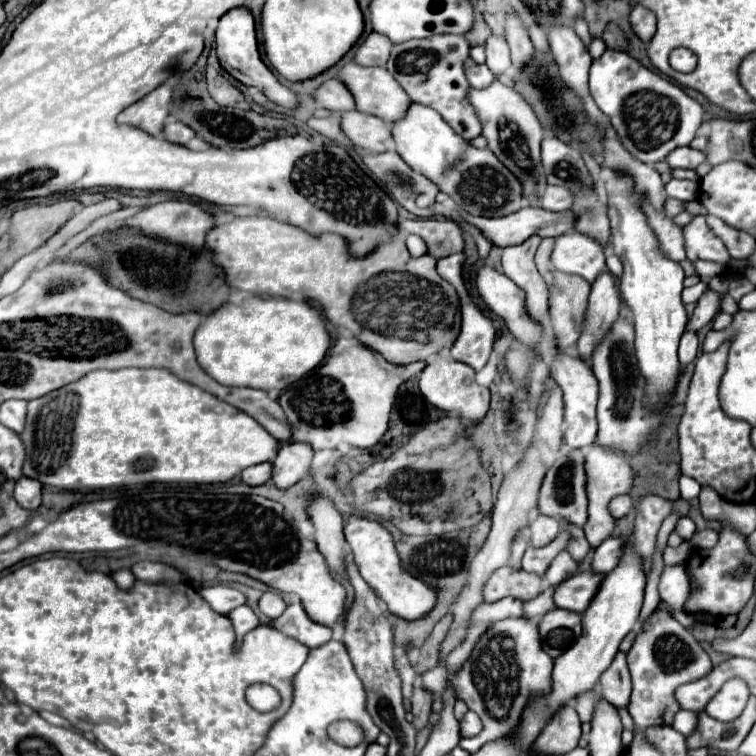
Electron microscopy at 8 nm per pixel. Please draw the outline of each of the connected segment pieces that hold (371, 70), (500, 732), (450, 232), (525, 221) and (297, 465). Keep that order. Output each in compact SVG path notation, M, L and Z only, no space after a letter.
M346 63L340 69L338 79L346 85L346 89L350 89L358 111L380 117L386 123L394 123L400 117L404 117L404 113L410 105L410 97L404 93L404 89L398 85L398 81L394 81L394 77L384 67L362 67L356 63Z
M508 617L490 623L486 633L474 645L470 657L462 663L458 673L450 673L446 665L436 665L434 669L420 675L420 685L432 693L442 695L446 689L454 689L456 699L462 699L468 709L476 711L484 723L484 731L470 739L460 739L460 747L468 753L476 753L482 743L506 737L512 727L518 725L524 705L536 697L550 691L552 657L542 651L538 637L538 623L526 617Z
M398 219L398 229L416 233L426 241L428 255L442 259L464 249L462 229L454 221L442 219Z
M460 206L457 210L462 220L476 225L498 247L508 247L508 245L524 243L532 235L538 235L538 237L560 237L566 231L574 229L574 213L570 213L570 211L558 211L558 213L554 213L554 211L546 211L542 207L526 207L526 209L516 211L516 213L510 213L508 217L488 219L488 217L472 217L472 215Z
M286 443L272 461L272 481L278 489L298 483L312 465L312 447L304 443Z

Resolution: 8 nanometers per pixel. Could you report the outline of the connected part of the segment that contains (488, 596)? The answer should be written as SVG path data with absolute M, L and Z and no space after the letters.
M504 565L492 573L484 587L484 601L498 601L502 597L516 597L520 601L530 601L542 593L542 577L526 573L524 569L512 569Z

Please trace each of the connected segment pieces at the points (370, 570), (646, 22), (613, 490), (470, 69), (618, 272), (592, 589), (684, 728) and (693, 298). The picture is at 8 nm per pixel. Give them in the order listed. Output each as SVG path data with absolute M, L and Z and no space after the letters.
M348 515L344 517L344 537L348 541L350 551L354 553L354 561L360 569L360 575L386 603L388 613L402 617L406 621L416 621L426 617L434 609L438 601L438 589L426 585L422 579L412 577L412 573L406 573L406 569L402 569L394 537L382 523L358 515Z
M634 5L632 13L630 13L630 23L634 33L642 39L642 41L650 41L652 35L656 33L656 17L654 13L650 13L650 9L642 7L642 5Z
M592 445L588 457L586 457L586 493L588 493L588 523L584 525L584 533L592 549L596 549L606 537L612 535L616 527L616 519L612 517L608 505L614 497L628 493L632 485L632 467L626 463L626 457L622 453L612 453L606 447Z
M470 57L466 59L466 79L470 81L472 87L476 89L484 89L494 81L494 75L490 73L490 69L486 65L478 65L476 61L472 61Z
M609 247L604 249L606 266L608 270L617 277L620 277L623 273L623 265L620 259L616 257L612 252L609 252Z
M588 569L588 571L582 571L582 573L570 577L568 581L560 583L554 593L556 607L562 607L562 609L568 609L574 613L582 613L590 605L594 595L598 593L600 581L604 577L606 577L604 573L594 573L592 569Z
M678 711L672 727L676 731L680 731L682 735L688 735L688 733L694 733L696 725L698 725L698 713L696 711Z
M698 283L698 285L694 285L694 287L688 287L688 289L684 289L682 291L682 301L686 299L688 303L696 303L698 299L700 299L700 295L706 291L706 283Z

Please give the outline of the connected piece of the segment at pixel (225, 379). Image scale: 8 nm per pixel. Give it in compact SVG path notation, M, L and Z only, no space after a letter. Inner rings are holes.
M250 297L240 301L240 305L224 303L212 315L206 315L194 335L194 347L198 363L204 367L206 373L210 373L210 377L214 377L222 385L252 387L262 391L270 389L284 391L302 375L306 375L308 371L312 371L316 365L322 363L330 347L330 333L326 329L322 311L312 307L308 301L292 301L282 297L268 297L268 299Z

